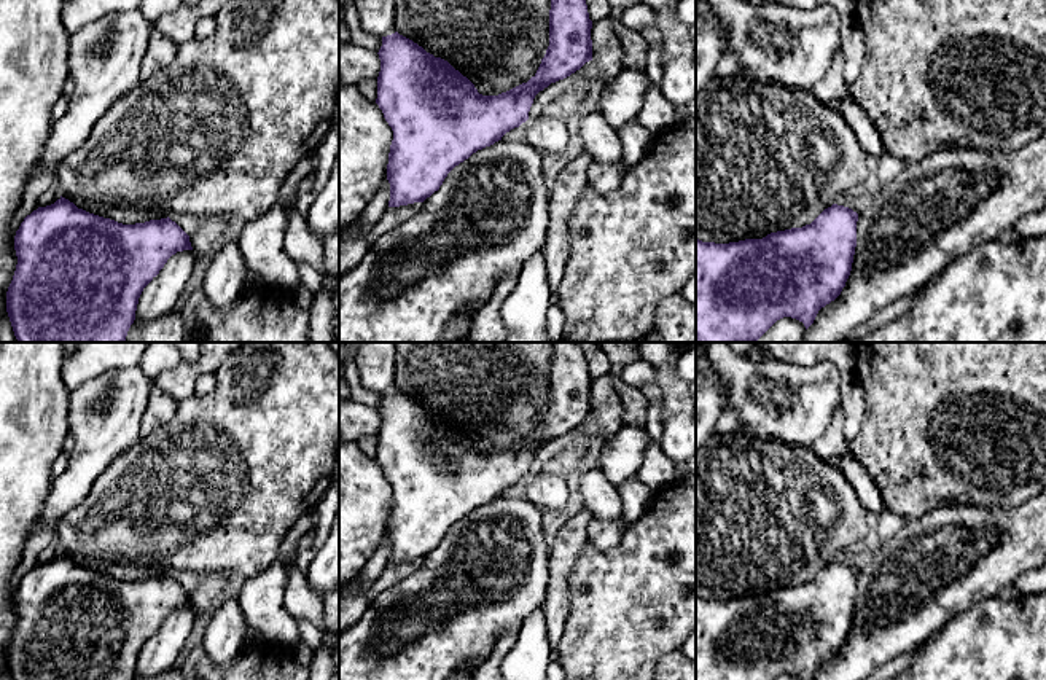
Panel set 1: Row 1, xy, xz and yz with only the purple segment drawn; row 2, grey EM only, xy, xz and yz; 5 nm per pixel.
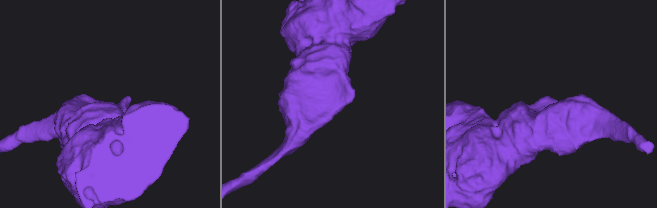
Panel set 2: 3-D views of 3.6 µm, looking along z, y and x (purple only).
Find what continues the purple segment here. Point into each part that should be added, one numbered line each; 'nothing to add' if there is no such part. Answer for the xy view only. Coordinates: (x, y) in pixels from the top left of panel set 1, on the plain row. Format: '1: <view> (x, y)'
nothing to add

